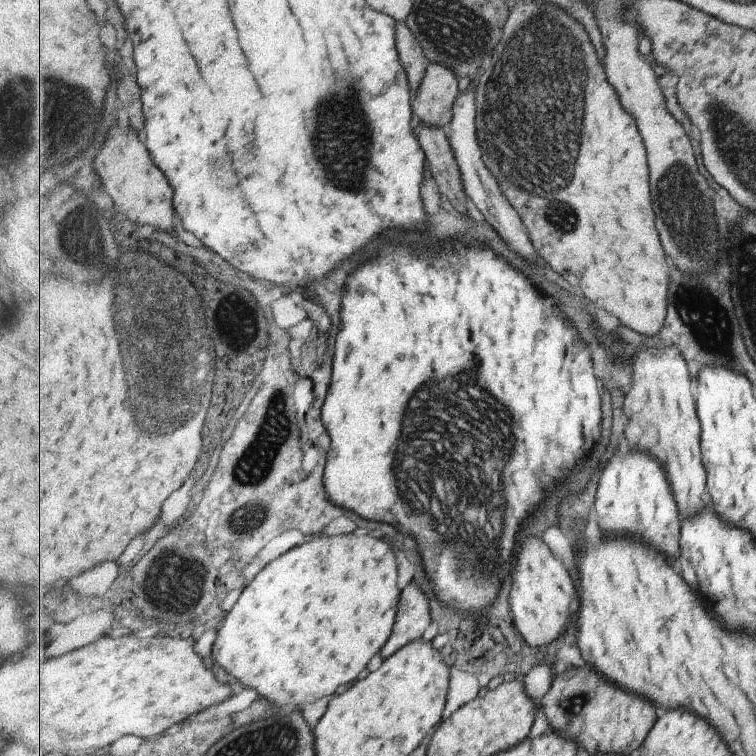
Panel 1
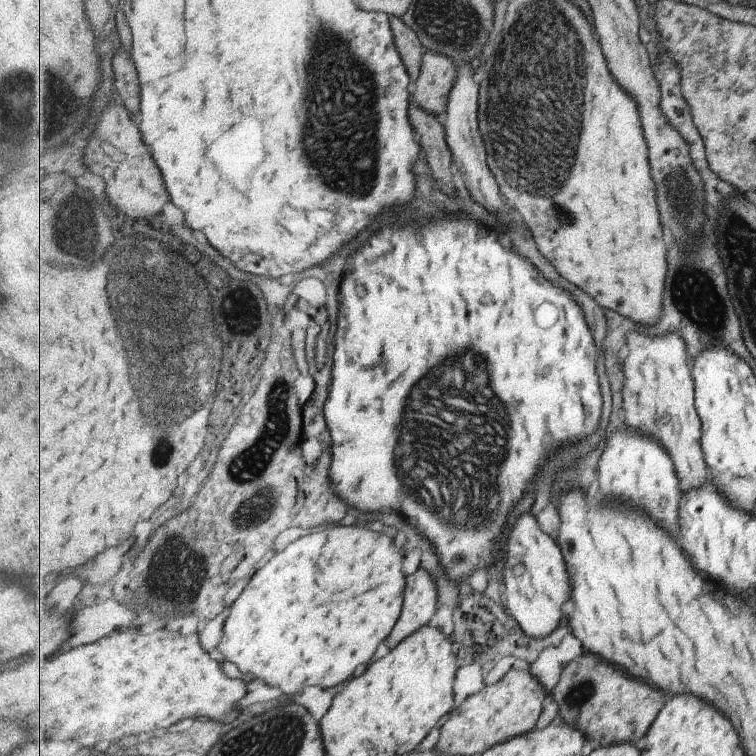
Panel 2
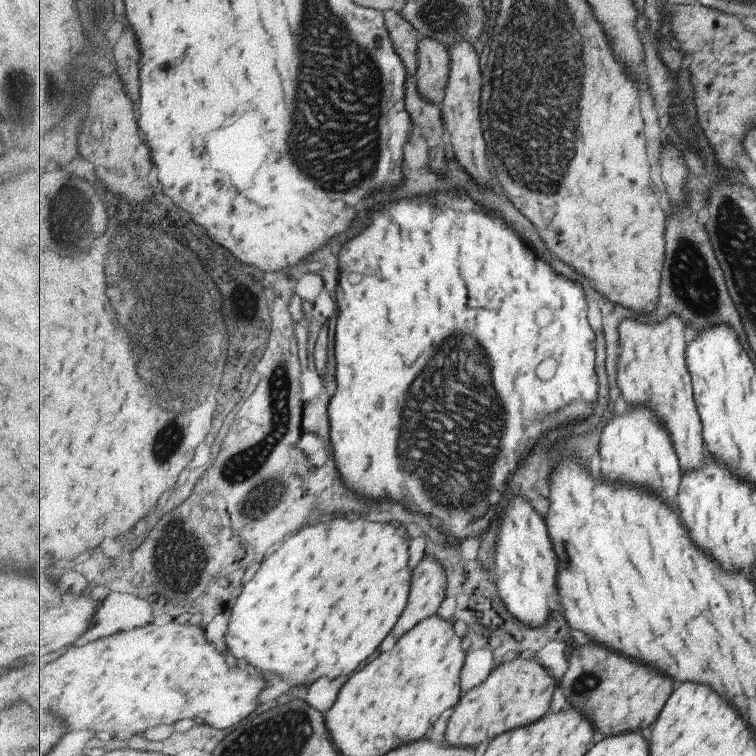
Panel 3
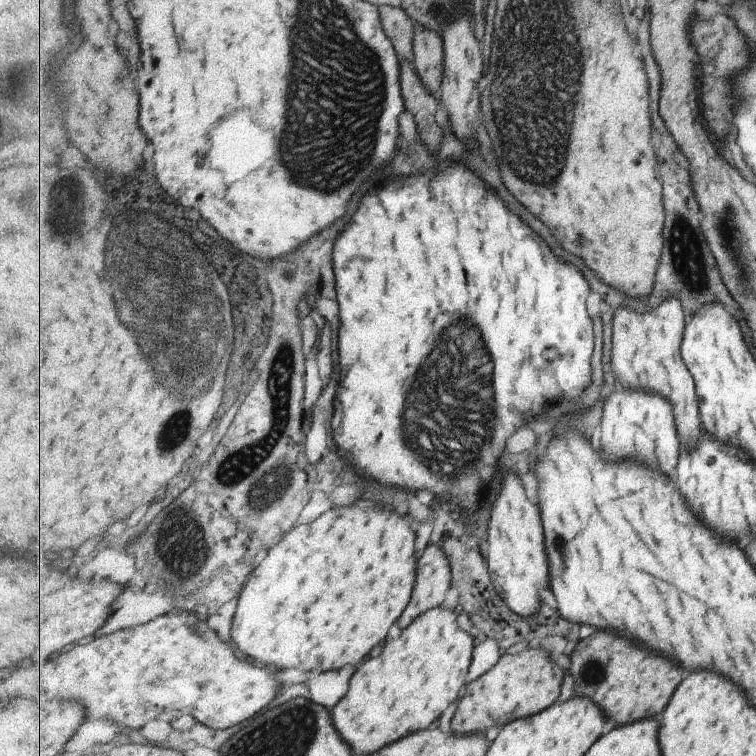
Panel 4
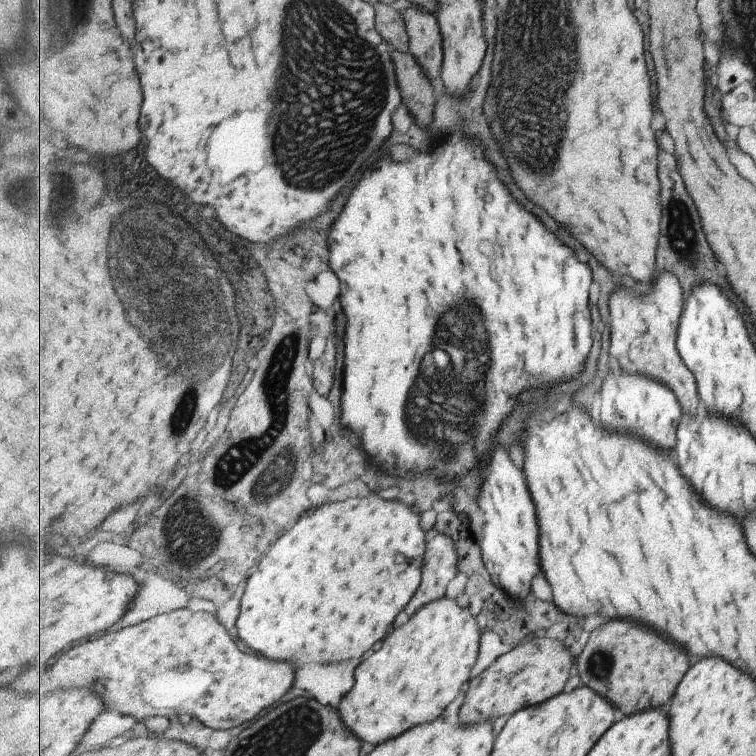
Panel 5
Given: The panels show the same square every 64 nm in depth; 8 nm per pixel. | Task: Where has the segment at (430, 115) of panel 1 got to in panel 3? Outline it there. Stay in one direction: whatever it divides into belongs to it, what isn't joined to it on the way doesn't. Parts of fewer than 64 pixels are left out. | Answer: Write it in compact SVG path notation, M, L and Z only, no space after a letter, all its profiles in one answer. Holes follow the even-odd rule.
M421 38L419 41L419 72L416 76L417 90L427 100L442 102L445 100L451 74L450 52L433 38Z

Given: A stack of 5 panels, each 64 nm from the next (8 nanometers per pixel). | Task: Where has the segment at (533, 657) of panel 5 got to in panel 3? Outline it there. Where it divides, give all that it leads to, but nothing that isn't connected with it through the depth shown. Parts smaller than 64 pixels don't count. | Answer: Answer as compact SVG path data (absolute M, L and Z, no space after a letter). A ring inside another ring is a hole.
M523 654L513 662L495 667L487 680L479 688L467 692L456 706L447 723L445 744L477 748L485 738L492 741L509 730L519 730L539 722L551 710L553 694L559 684L557 678L535 660L535 655Z

